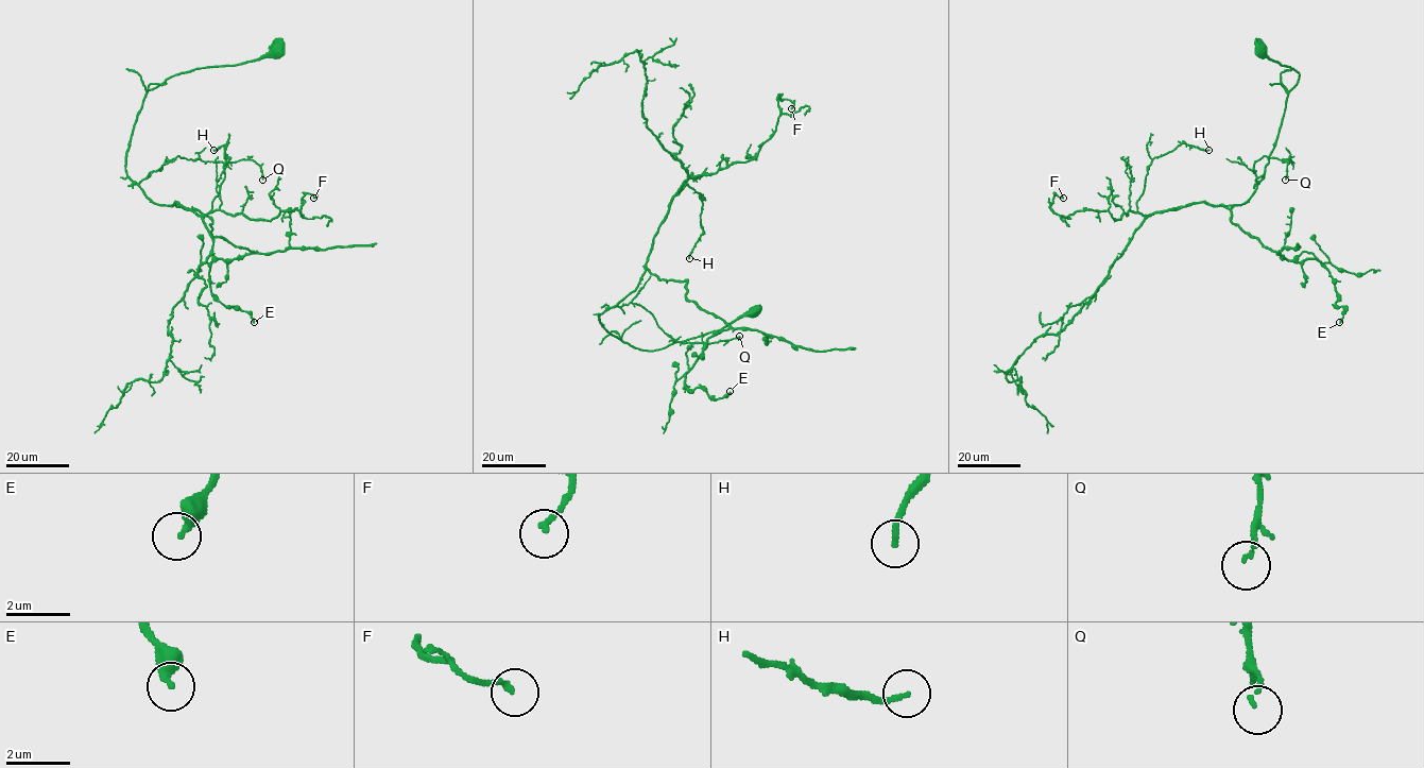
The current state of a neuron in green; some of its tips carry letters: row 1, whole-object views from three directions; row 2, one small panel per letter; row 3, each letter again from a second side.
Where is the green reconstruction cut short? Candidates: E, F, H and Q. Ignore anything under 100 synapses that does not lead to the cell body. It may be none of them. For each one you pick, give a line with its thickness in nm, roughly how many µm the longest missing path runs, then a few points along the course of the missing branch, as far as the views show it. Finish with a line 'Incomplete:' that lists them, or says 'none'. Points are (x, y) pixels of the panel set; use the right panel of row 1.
Incomplete: none

